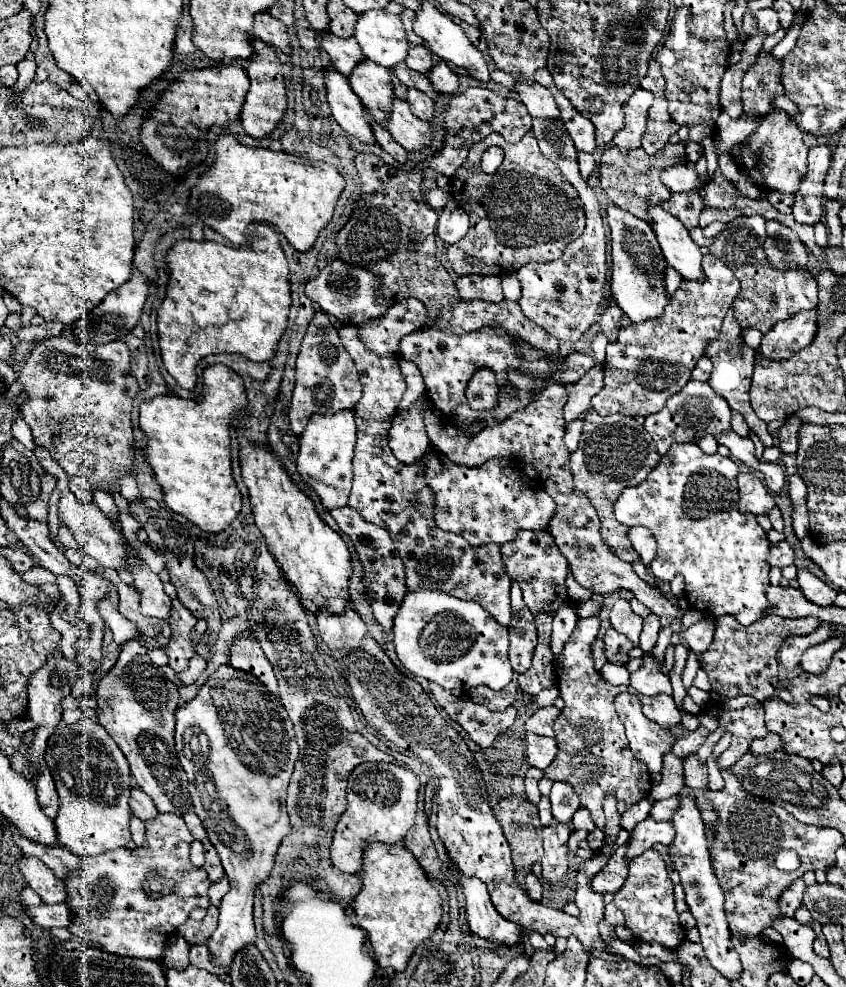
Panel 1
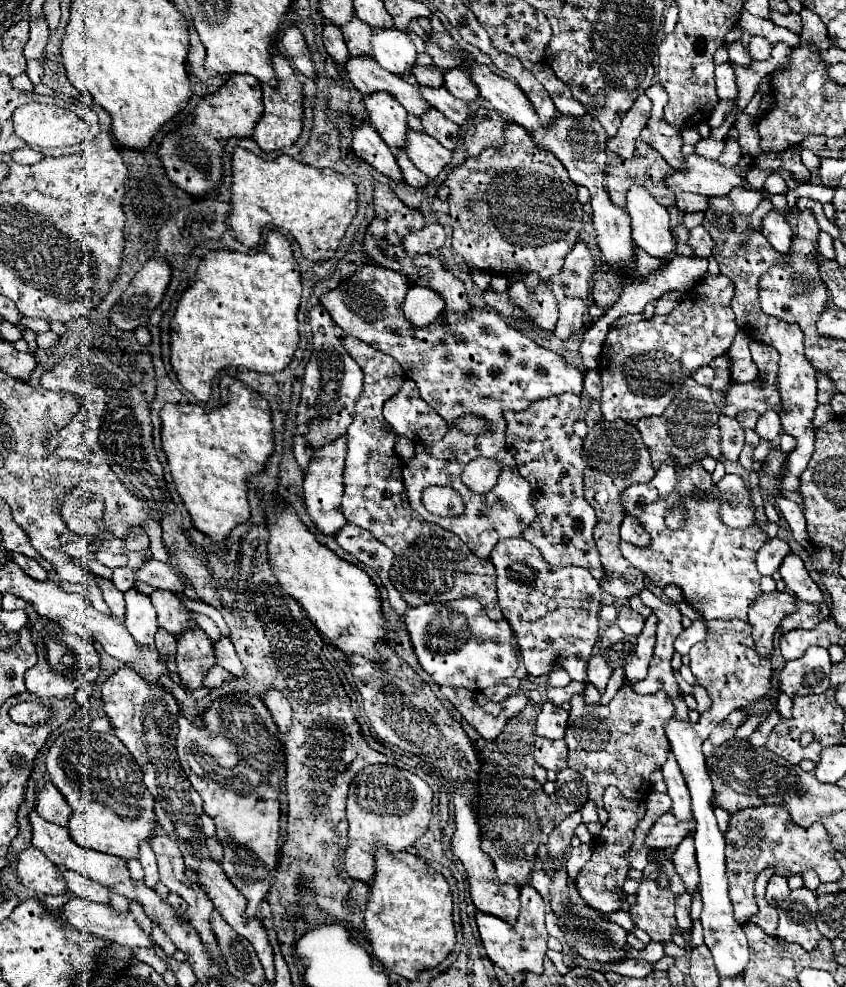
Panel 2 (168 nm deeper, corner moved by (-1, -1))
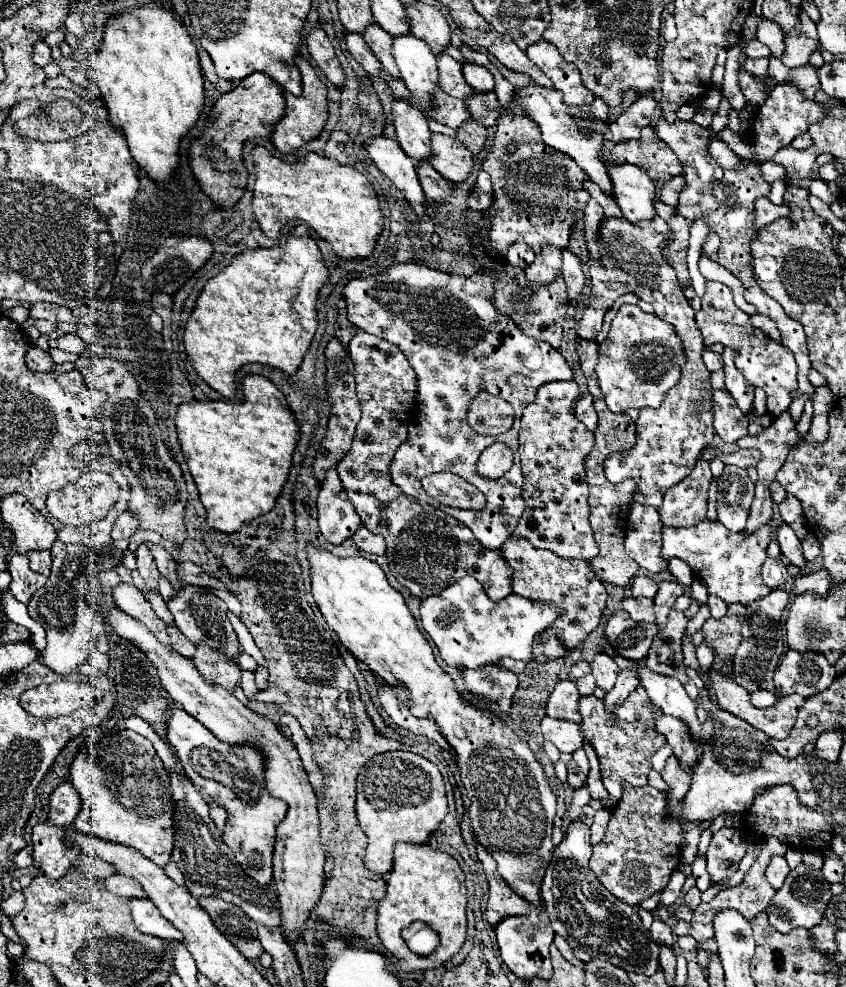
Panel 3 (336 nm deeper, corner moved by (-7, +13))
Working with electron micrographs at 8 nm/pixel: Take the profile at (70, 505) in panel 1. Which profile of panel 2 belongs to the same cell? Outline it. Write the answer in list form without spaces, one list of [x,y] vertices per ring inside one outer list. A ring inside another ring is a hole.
[[[157,560],[145,562],[143,568],[137,572],[137,580],[159,590],[169,590],[173,594],[181,594],[183,586],[189,584],[189,580],[181,580],[177,576],[177,572],[171,568],[169,562],[157,562]]]

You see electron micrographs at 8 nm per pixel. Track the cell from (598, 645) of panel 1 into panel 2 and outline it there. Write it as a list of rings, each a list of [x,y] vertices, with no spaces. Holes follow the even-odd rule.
[[[597,654],[589,660],[587,664],[587,680],[599,690],[599,692],[605,692],[605,686],[607,686],[607,680],[611,678],[611,668],[605,664],[605,660]]]

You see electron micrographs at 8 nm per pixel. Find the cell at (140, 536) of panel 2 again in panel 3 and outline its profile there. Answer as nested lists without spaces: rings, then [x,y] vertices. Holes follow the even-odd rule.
[[[145,542],[145,544],[147,544],[147,548],[151,548],[151,554],[153,554],[153,558],[155,558],[155,564],[157,564],[157,568],[159,568],[159,572],[161,572],[165,578],[171,580],[173,588],[179,588],[181,582],[177,580],[177,574],[175,574],[175,560],[167,554],[167,550],[165,550],[163,546],[153,544],[153,542]]]

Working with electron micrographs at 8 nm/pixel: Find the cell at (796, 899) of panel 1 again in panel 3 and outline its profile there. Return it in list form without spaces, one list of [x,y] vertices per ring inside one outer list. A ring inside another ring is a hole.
[[[775,856],[775,858],[771,858],[771,862],[769,862],[769,866],[767,866],[767,880],[773,884],[773,888],[775,890],[779,890],[781,886],[783,886],[783,880],[785,880],[785,876],[789,874],[789,866],[787,866],[787,860],[785,858],[781,858],[781,856]]]

